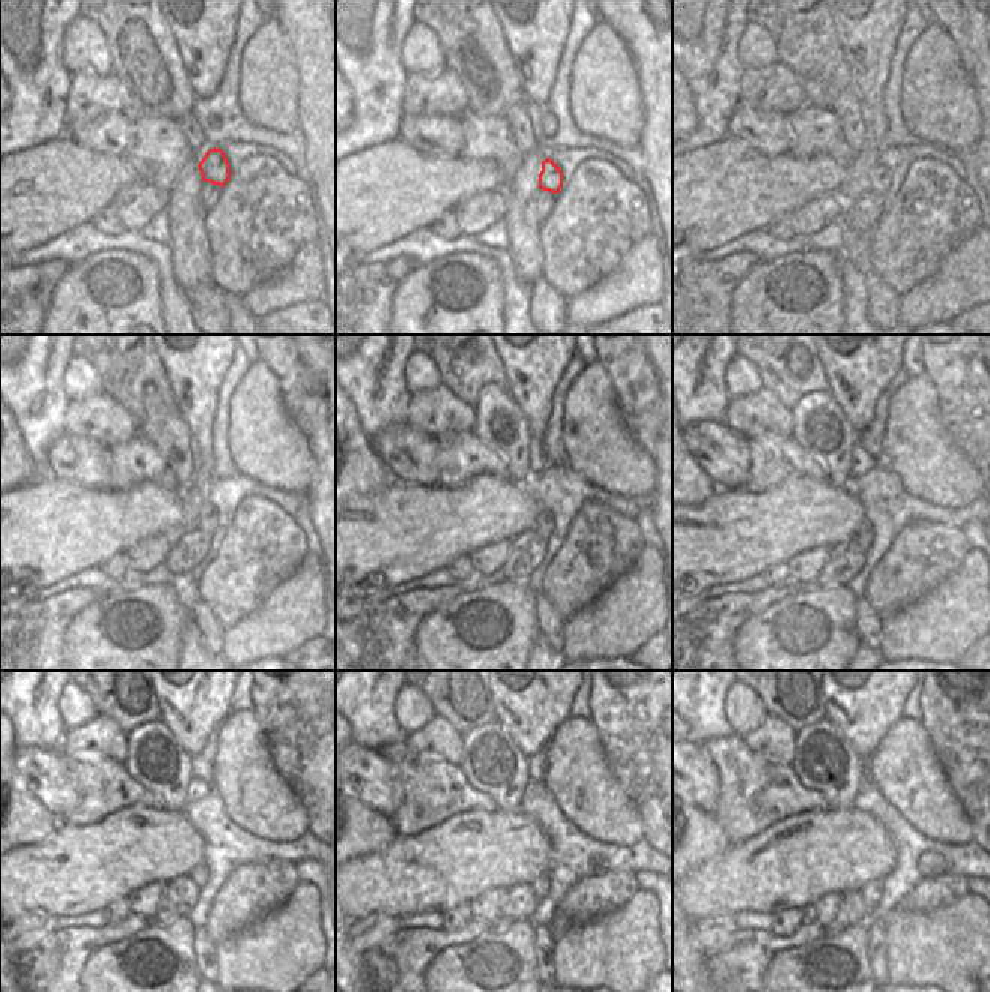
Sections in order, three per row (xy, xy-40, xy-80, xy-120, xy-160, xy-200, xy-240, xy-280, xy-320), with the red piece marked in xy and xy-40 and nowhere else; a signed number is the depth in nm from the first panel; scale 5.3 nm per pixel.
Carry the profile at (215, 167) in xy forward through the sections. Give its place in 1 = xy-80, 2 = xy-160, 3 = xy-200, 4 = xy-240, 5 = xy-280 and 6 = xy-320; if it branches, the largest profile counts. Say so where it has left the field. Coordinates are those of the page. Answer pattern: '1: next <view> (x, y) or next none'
1: next xy-80 (881, 179)
2: next xy-160 (543, 526)
3: next xy-200 (867, 532)
4: next xy-240 (200, 875)
5: next xy-280 (539, 887)
6: next xy-320 (872, 893)

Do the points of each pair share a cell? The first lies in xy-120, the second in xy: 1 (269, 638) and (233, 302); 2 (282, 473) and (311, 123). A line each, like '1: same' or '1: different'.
1: different
2: different

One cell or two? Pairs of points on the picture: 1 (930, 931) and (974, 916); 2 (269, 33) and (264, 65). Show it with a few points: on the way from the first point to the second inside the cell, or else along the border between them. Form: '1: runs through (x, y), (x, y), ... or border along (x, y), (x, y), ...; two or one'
1: runs through (941, 931), (959, 931), (963, 926); one
2: runs through (269, 41), (267, 57); one

